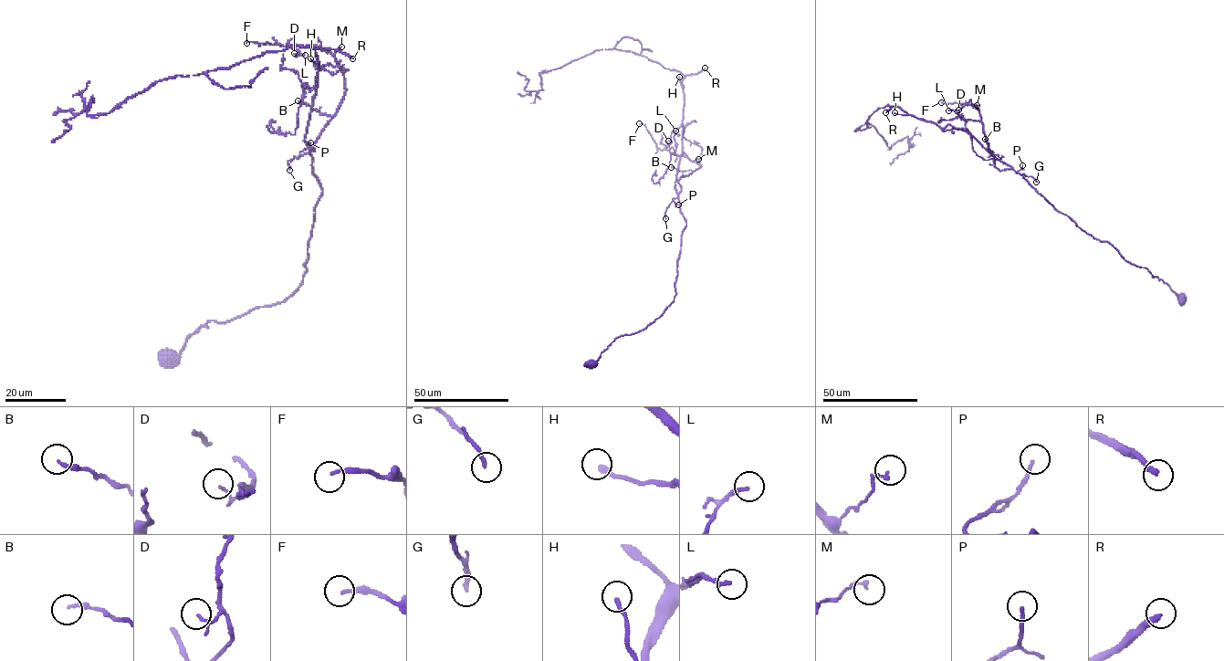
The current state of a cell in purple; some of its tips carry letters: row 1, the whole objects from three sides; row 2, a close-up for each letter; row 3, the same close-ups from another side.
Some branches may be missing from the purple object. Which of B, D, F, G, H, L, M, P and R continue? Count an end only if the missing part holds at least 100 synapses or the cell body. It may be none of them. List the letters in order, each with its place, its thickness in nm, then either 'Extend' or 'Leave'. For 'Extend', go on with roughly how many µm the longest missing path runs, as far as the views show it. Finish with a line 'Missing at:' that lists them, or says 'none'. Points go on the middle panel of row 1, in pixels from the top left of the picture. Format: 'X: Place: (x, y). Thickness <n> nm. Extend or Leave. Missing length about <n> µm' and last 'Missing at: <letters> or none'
B: Place: (671, 167). Thickness 180 nm. Leave
D: Place: (668, 141). Thickness 70 nm. Leave
F: Place: (639, 123). Thickness 150 nm. Leave
G: Place: (665, 218). Thickness 200 nm. Leave
H: Place: (679, 77). Thickness 200 nm. Leave
L: Place: (675, 131). Thickness 200 nm. Leave
M: Place: (698, 159). Thickness 160 nm. Leave
P: Place: (678, 204). Thickness 170 nm. Leave
R: Place: (705, 68). Thickness 280 nm. Extend. Missing length about 110 µm
Missing at: R

